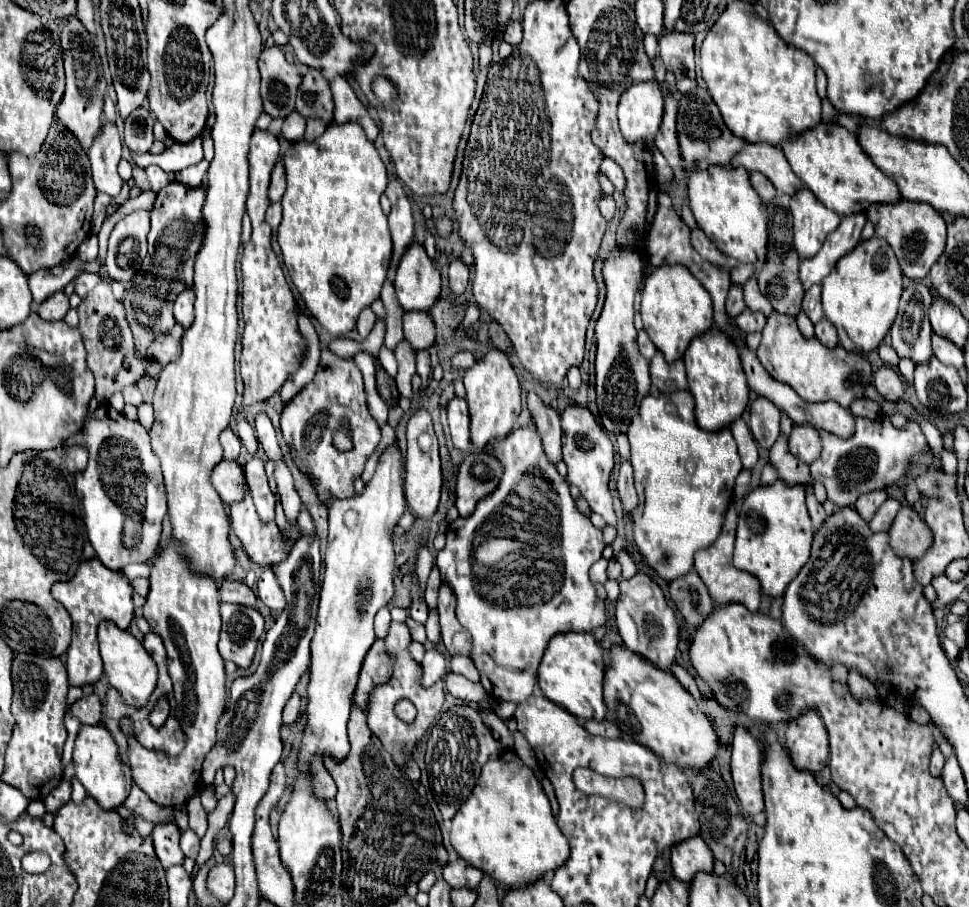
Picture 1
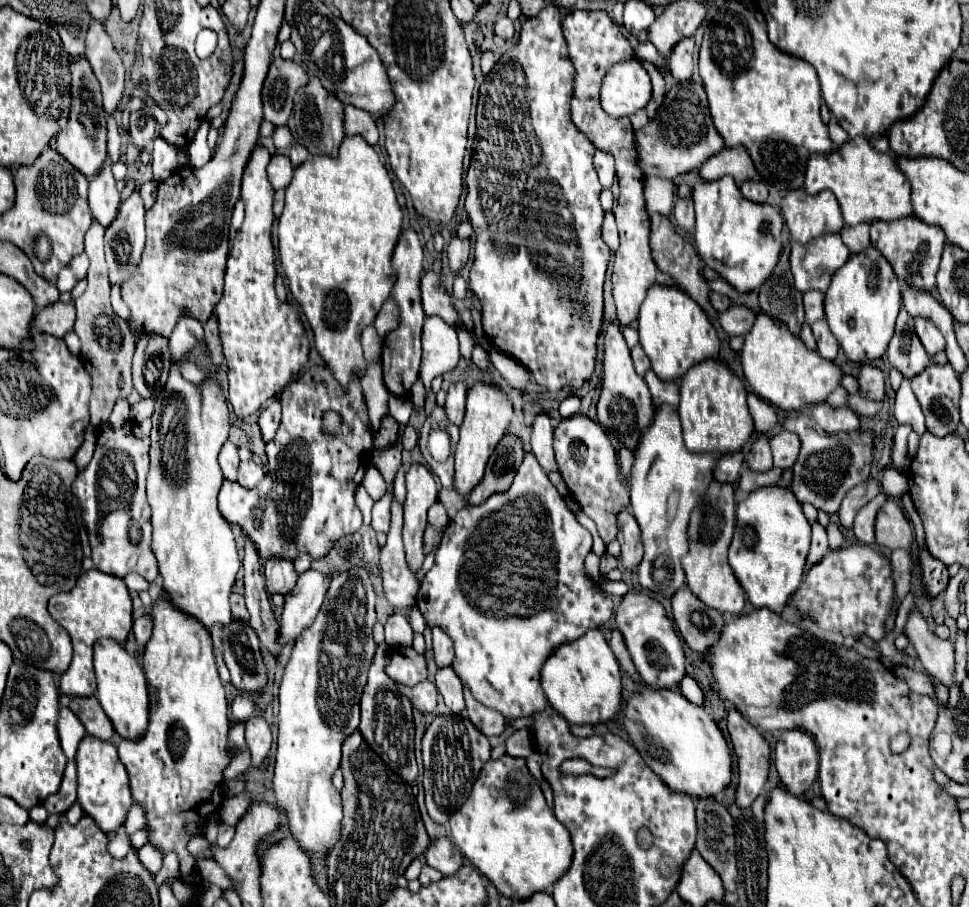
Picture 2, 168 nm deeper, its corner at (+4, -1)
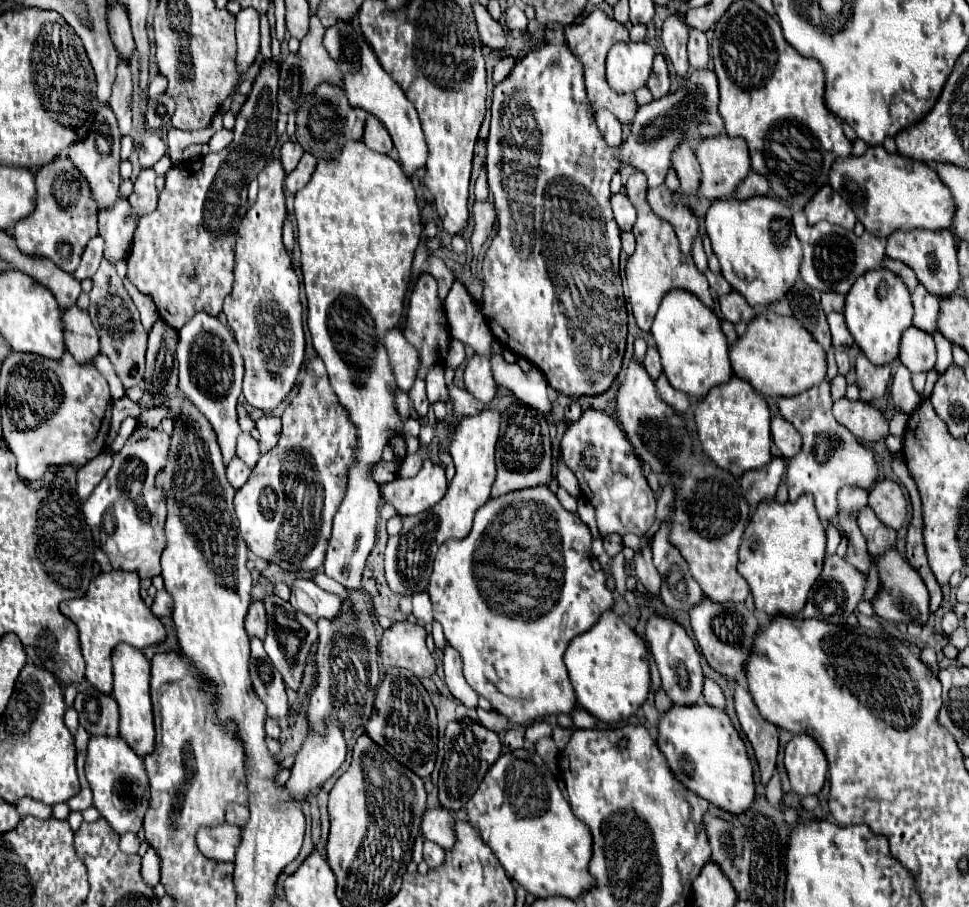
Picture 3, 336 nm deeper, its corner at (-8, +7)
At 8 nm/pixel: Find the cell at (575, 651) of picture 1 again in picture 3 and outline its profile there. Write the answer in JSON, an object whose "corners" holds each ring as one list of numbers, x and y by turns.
{"corners":[[615,612,603,614,593,630,587,630,571,640,565,652,565,666,577,704,601,722,627,720,647,700,651,678,645,640]]}

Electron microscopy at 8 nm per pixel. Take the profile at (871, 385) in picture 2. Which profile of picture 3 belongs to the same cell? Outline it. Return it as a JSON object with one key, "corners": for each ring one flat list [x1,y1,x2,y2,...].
{"corners":[[859,354,855,362,855,372,857,372,857,386,861,390,861,400,875,402,887,394,891,380,891,368,887,364,883,366,871,364,865,354]]}

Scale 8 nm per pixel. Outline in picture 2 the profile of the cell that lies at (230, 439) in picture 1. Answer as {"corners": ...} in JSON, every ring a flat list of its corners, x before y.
{"corners":[[227,440,221,448,221,454,219,454,219,466,223,470,223,478,233,482,235,476,237,476,237,466,239,466,239,454,237,454,237,448,231,440]]}

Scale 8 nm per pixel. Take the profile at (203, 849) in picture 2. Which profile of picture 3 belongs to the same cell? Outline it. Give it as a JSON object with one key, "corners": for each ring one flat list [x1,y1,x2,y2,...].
{"corners":[[221,824,215,828,203,828,197,832,197,844,201,852,213,860,221,862,233,862,237,846,241,842,239,828,233,828,229,824]]}

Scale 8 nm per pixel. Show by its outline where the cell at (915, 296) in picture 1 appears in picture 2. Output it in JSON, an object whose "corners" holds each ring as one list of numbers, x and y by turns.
{"corners":[[905,310,899,312,895,322,895,334,887,348,887,358,893,368,897,368,905,378,913,378,929,366,929,354,921,346,915,330,913,330,913,316]]}

